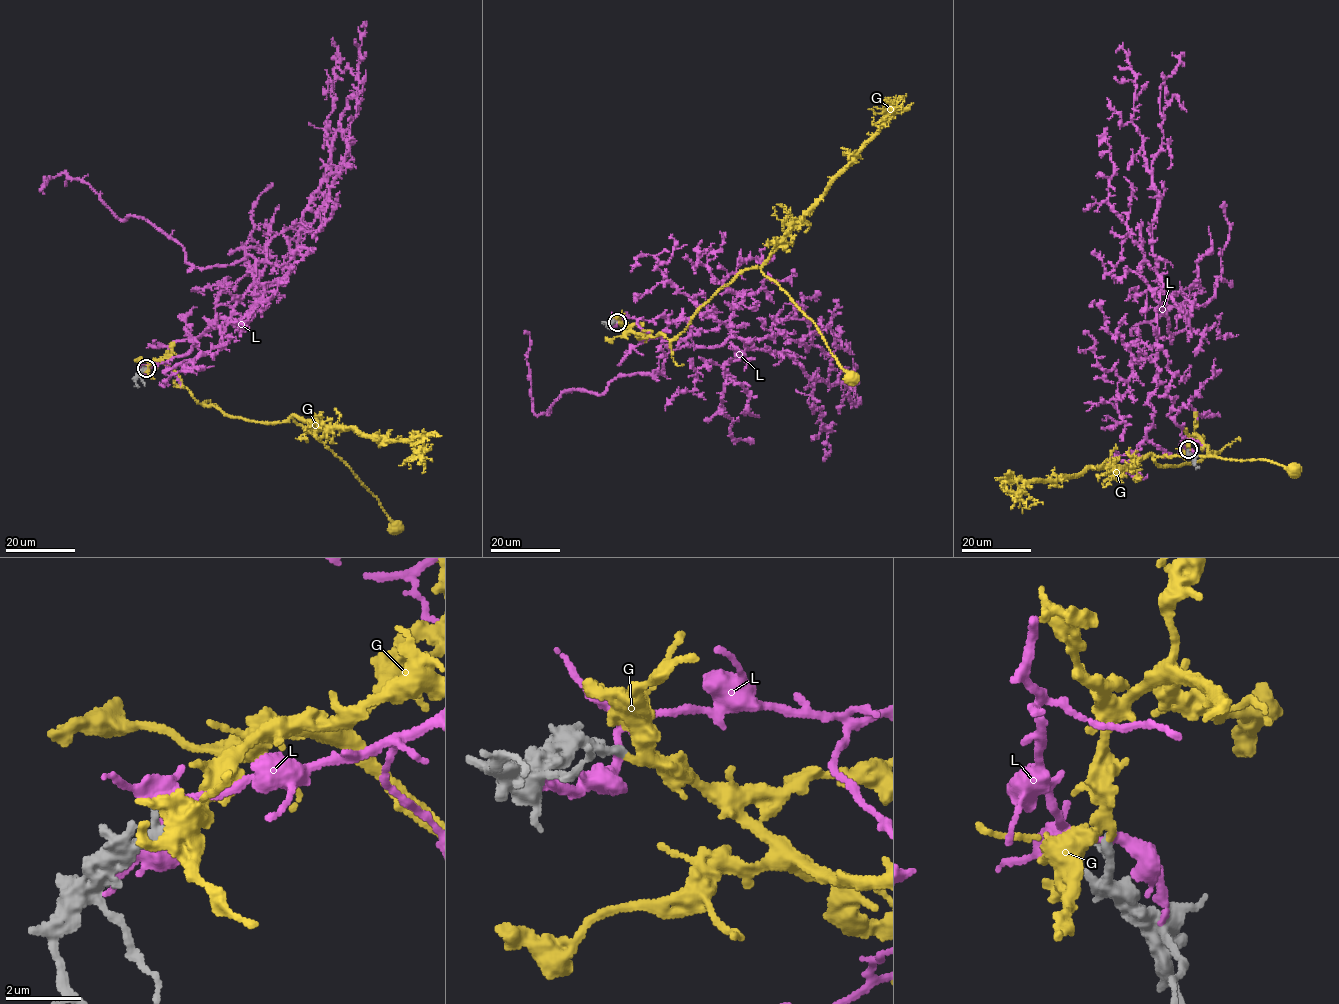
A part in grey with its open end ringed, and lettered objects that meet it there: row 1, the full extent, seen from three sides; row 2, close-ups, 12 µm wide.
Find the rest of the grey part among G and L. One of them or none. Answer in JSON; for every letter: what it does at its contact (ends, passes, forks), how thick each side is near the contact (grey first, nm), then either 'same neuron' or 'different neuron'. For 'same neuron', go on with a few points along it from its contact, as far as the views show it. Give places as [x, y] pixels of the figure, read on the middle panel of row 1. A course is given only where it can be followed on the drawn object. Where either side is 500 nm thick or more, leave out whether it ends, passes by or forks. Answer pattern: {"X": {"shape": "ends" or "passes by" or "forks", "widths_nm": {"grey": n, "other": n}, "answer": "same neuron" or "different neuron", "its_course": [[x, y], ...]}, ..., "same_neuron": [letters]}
{"G": {"shape": "passes by", "widths_nm": {"grey": 180, "other": 240}, "answer": "same neuron", "its_course": [[617, 322], [640, 334], [675, 340], [719, 290], [744, 270], [759, 268], [813, 321], [851, 376]]}, "L": {"shape": "passes by", "widths_nm": {"grey": 180, "other": 240}, "answer": "different neuron"}, "same_neuron": ["G"]}

